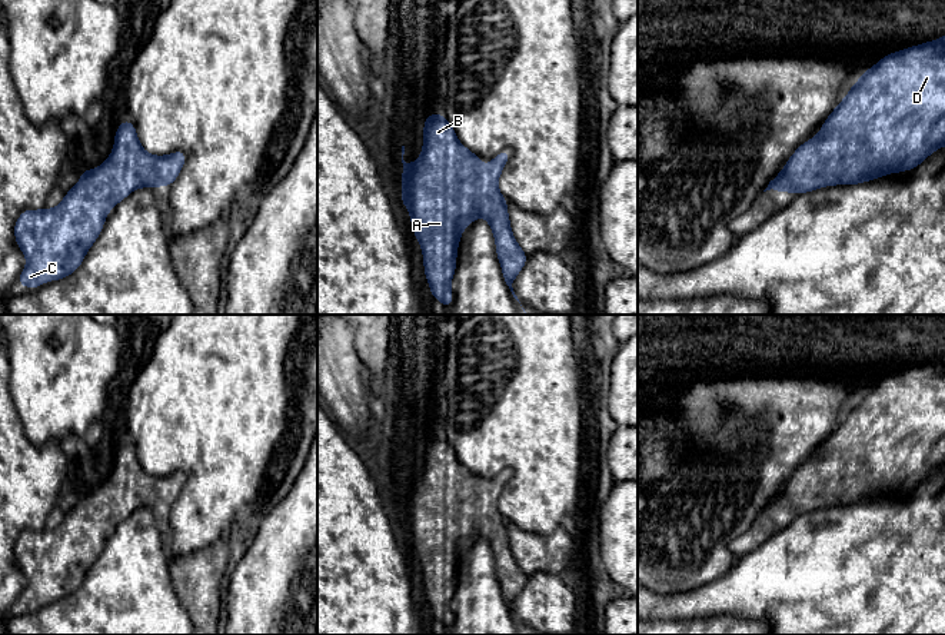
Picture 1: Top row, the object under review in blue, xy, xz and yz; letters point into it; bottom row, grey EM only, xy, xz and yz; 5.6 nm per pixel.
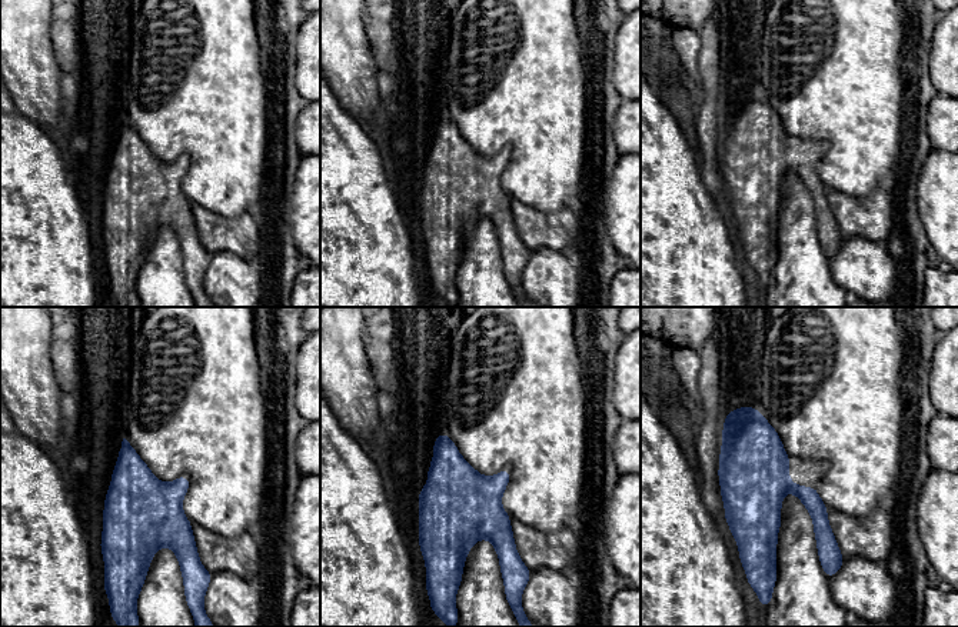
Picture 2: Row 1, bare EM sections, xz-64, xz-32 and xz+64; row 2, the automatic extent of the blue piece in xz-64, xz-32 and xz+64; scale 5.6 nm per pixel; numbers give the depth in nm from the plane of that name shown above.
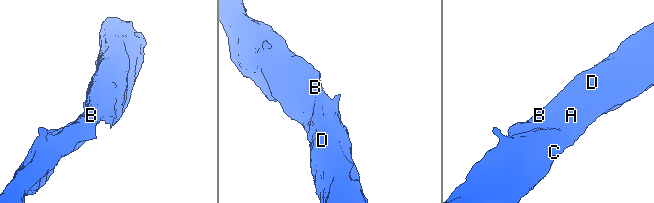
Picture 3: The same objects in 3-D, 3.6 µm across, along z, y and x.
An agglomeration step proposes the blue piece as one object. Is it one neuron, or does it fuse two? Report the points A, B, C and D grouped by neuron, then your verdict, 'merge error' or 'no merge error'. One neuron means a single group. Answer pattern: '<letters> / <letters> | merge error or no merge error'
A B C D | no merge error

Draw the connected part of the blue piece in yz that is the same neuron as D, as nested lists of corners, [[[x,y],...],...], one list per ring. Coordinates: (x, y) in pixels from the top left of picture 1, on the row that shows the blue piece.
[[[945,34],[939,40],[886,54],[848,92],[821,133],[789,157],[763,190],[806,193],[823,186],[858,184],[915,169],[945,146]]]

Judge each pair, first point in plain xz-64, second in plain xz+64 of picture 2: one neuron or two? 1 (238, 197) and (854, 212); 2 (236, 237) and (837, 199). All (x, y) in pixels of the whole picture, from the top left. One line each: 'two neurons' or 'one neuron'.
1: two neurons
2: one neuron

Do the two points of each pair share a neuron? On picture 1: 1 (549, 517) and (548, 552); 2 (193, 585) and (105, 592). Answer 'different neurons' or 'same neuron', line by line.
1: different neurons
2: different neurons

